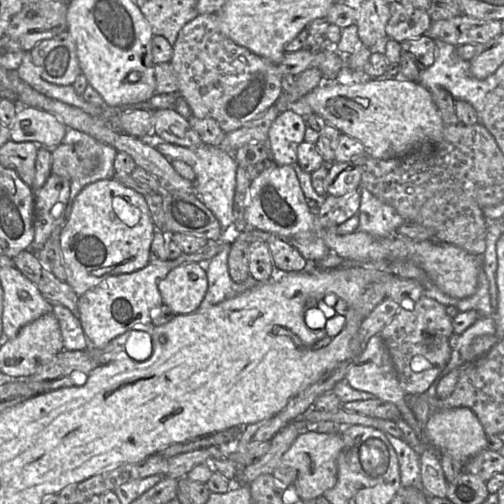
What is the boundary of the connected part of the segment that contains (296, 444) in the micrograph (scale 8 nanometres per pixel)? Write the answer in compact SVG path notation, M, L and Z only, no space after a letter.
M301 433L282 455L273 477L283 486L294 486L305 501L315 500L337 483L337 458L343 448L341 433Z

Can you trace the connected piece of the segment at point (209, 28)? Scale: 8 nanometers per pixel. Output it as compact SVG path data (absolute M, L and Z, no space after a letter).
M217 13L198 14L188 22L178 33L173 45L173 56L170 60L178 79L178 94L183 97L193 116L204 119L214 119L225 134L239 129L245 123L253 120L275 104L282 94L282 77L286 74L297 76L307 69L318 68L324 79L336 80L343 65L345 56L336 49L320 49L311 53L305 49L295 52L285 52L280 64L273 64L245 47L235 44L219 29L219 16Z

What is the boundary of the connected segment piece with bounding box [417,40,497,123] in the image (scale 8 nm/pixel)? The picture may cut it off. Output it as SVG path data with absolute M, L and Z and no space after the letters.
M441 40L434 41L435 62L419 72L417 82L425 88L440 86L446 89L455 100L470 103L476 111L478 123L481 123L486 97L497 87L494 75L484 80L476 79L470 72L470 61L458 57L456 46Z

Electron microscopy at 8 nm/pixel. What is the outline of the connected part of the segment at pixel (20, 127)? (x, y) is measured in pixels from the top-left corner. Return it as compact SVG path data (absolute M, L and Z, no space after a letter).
M19 106L9 128L11 140L35 142L49 149L61 144L67 131L56 116L31 106Z

